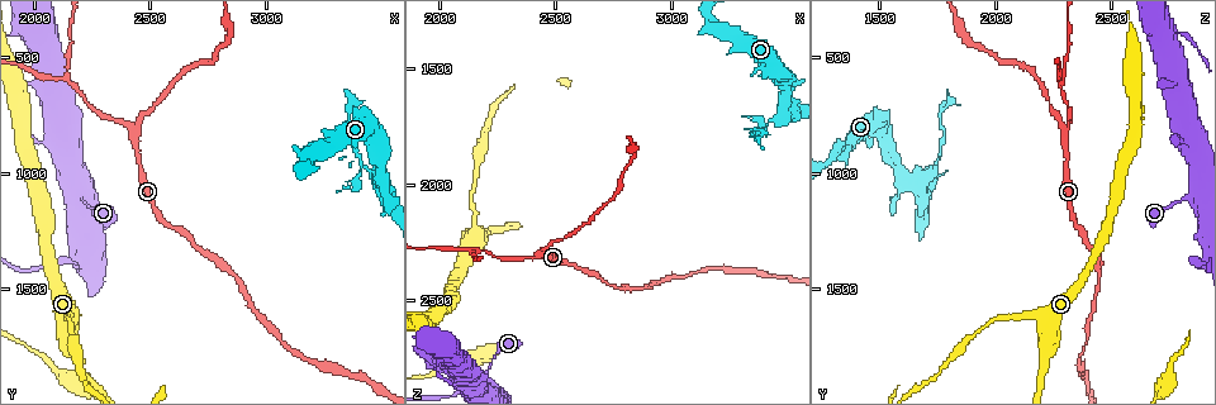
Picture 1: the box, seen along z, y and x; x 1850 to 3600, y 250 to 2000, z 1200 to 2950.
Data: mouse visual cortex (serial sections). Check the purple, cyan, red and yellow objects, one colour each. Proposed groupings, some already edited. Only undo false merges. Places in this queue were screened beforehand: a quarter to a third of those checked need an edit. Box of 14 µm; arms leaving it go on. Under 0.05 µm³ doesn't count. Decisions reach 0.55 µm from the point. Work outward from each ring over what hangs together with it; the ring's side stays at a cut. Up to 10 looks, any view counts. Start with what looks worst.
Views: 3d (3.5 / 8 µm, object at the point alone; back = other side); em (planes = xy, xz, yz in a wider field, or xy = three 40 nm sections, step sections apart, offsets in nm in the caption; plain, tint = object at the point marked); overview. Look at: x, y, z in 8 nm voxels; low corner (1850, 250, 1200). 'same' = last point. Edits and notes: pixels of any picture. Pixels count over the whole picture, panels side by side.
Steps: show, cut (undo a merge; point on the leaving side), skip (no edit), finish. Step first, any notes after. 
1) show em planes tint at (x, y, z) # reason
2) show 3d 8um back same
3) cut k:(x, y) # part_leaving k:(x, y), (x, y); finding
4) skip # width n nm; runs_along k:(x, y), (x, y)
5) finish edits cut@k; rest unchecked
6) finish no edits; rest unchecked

show 3d 8um at (3420, 960, 1730) # thick turns thin

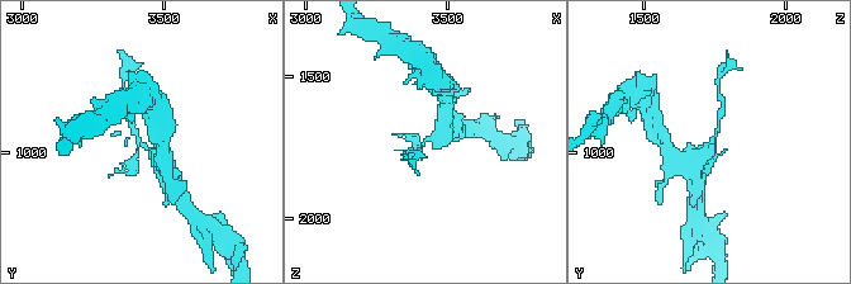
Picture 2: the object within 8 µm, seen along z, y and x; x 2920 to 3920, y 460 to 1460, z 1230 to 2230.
show em xy step 3 tint at (3420, 960, 1740) # shape alone is not enough

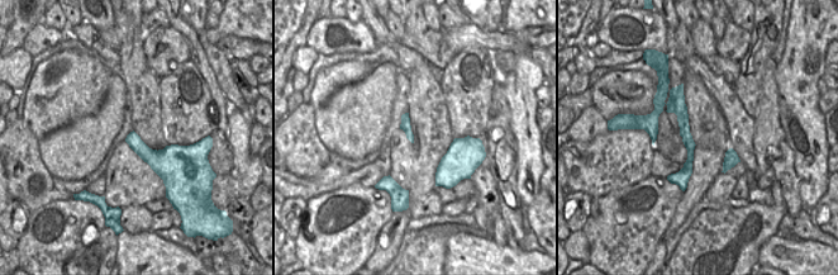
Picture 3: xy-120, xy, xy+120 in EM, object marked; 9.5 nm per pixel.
skip # runs_along 3:(679, 89), (690, 145), (682, 185); one cell here

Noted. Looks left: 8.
show 3d 3.5um back at (2160, 1390, 2850) # sharp bend

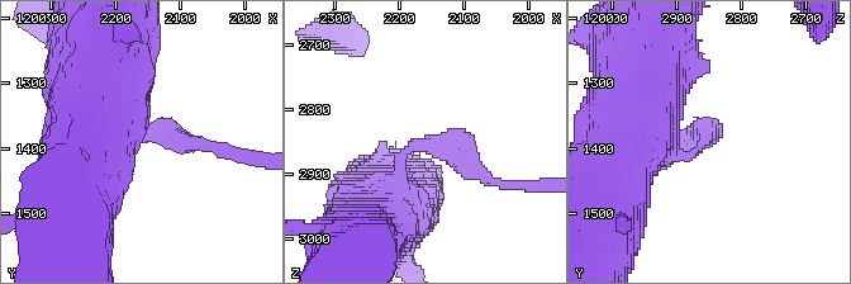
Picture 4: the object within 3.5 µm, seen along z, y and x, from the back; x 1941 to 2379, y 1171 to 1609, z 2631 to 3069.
show em xy step 1 tint at (2155, 1375, 2860) # arm_widths 250, 250 nm

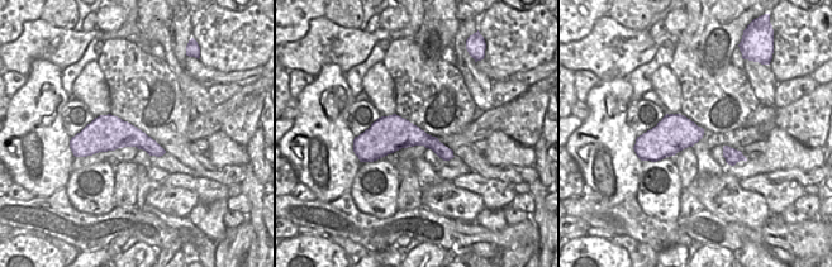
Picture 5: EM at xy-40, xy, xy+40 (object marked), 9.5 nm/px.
cut 4:(687, 143) # part_leaving 4:(410, 150), (445, 146), (495, 183), (519, 185); two cells meet here

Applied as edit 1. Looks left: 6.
show 3d 3.5um at (2430, 820, 2300) # a fork

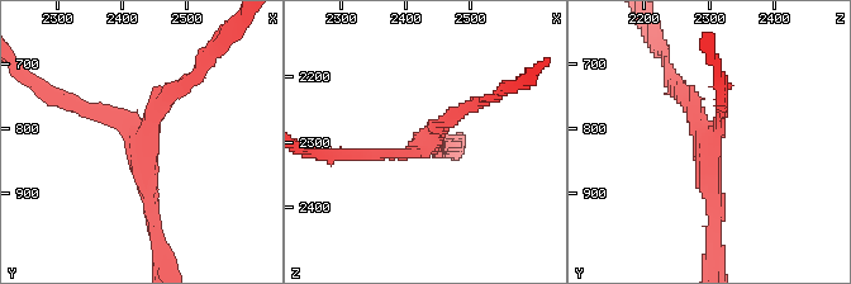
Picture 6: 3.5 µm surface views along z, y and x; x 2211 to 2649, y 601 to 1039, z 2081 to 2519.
show em xy step 5 tint at (2440, 820, 2295) # arms 3; arm_widths 150, 200, 200 nm

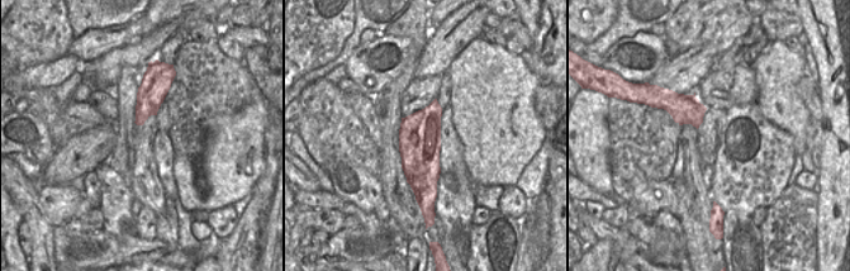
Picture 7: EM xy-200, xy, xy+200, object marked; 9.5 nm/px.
skip # runs_along 6:(713, 226), (704, 128), (671, 77); one cell here

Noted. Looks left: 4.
show 3d 8um at (2170, 610, 2290) # three arms meet

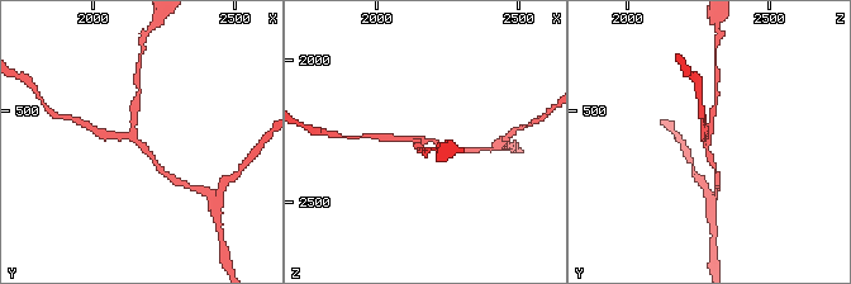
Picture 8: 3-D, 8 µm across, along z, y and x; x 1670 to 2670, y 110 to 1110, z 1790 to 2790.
show 3d 3.5um at (2170, 600, 2280)

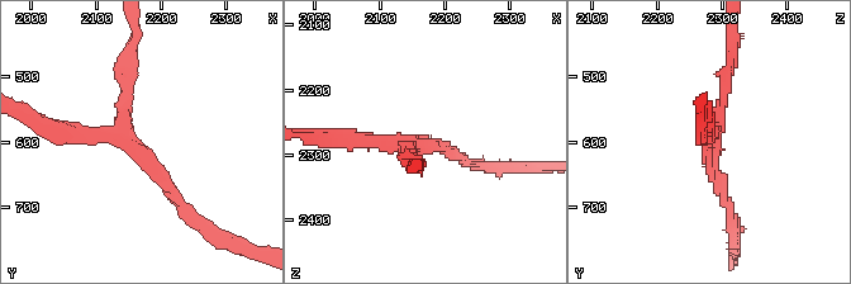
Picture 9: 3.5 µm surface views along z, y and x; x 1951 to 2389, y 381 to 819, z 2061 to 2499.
show em xy step 5 tint at (2165, 605, 2285) # arms 3; arm_widths 150, 150, 200 nm

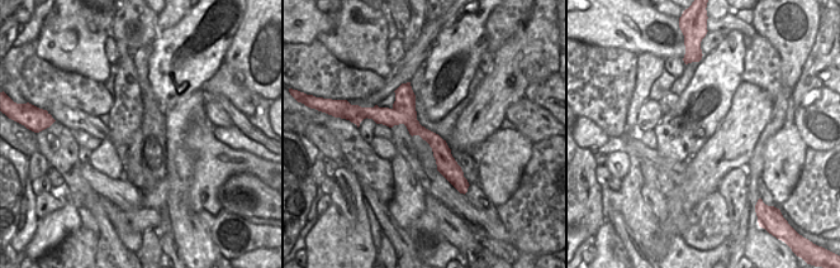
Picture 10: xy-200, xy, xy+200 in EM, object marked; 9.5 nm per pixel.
cut 9:(723, 83) # border 10:(393, 108), (408, 116), (416, 118); two cells meet here

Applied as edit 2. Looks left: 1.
finish edits cut@4, cut@9; rest unchecked

